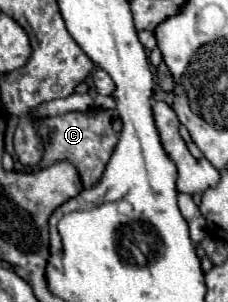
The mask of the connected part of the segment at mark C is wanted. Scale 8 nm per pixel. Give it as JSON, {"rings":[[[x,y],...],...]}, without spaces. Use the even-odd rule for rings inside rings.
{"rings":[[[89,110],[89,112],[67,112],[55,118],[41,118],[39,134],[45,140],[47,152],[43,162],[35,168],[47,168],[59,160],[71,162],[83,182],[83,188],[91,188],[101,180],[101,174],[111,158],[111,152],[117,144],[117,134],[111,128],[111,112],[109,110]]]}

